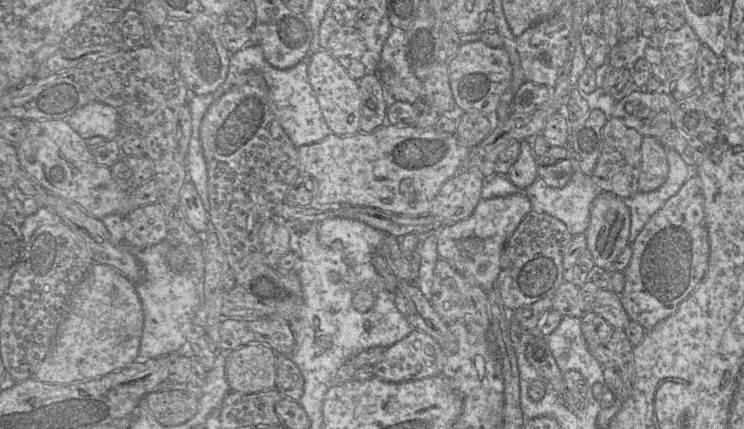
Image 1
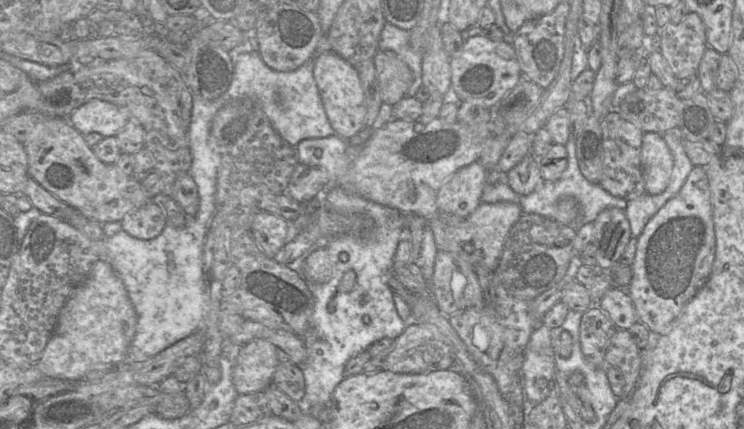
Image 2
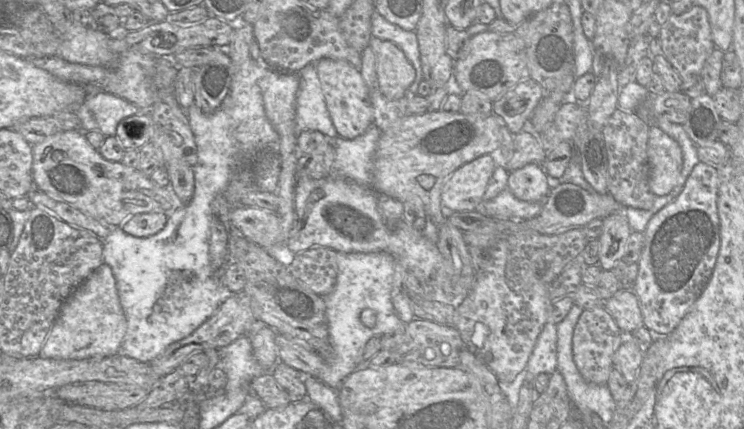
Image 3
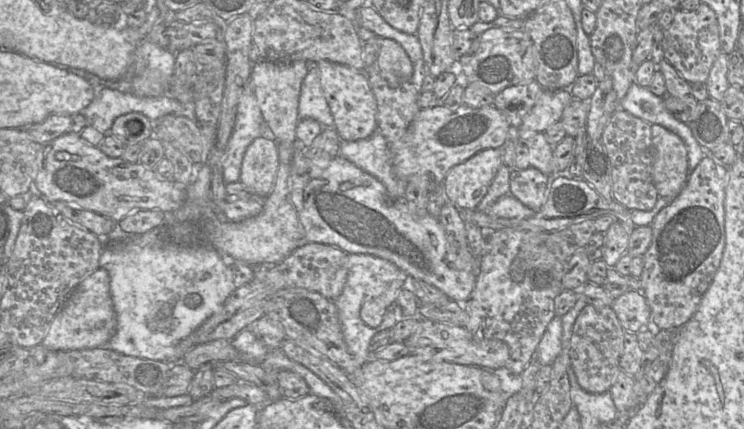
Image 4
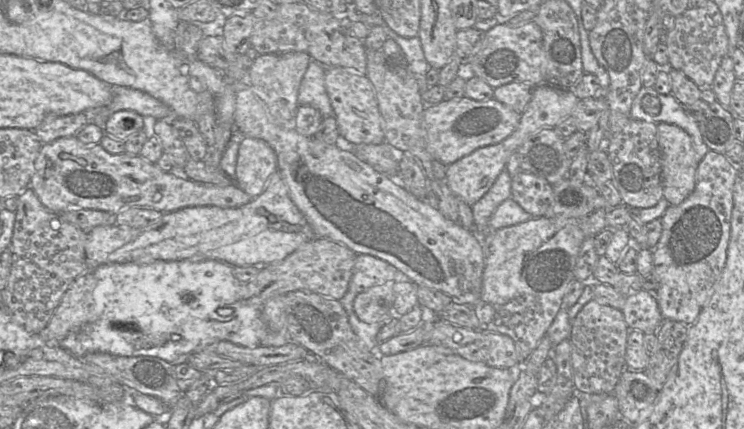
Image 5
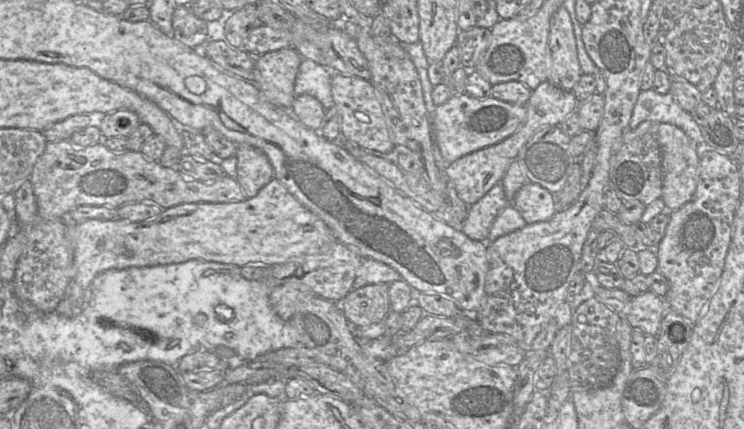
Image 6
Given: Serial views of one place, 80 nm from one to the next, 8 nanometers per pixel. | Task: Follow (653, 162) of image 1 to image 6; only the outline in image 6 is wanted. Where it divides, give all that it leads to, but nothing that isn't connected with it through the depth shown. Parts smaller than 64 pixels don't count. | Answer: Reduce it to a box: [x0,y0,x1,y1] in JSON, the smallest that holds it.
[658,123,700,211]

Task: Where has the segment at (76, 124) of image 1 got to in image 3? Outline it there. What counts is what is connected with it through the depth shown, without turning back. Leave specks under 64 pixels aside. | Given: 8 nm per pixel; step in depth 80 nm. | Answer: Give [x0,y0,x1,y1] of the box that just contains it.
[73,88,149,136]

